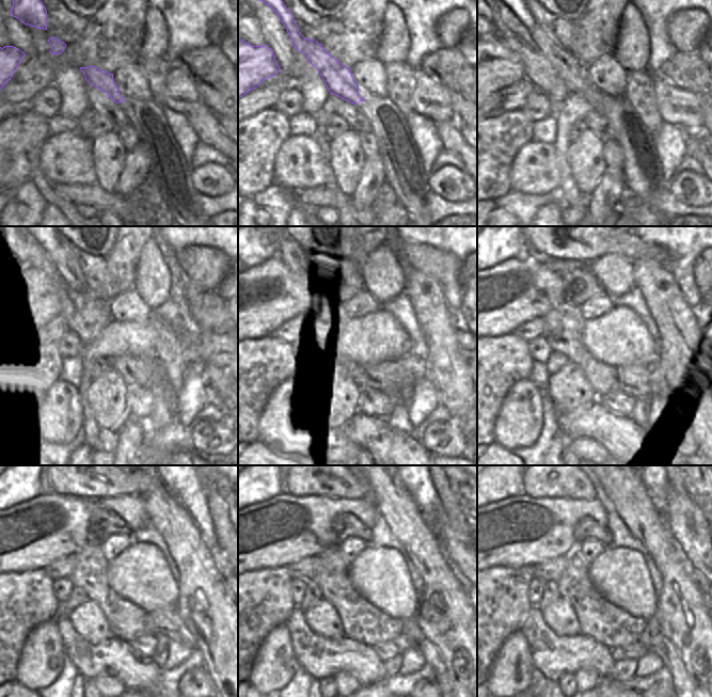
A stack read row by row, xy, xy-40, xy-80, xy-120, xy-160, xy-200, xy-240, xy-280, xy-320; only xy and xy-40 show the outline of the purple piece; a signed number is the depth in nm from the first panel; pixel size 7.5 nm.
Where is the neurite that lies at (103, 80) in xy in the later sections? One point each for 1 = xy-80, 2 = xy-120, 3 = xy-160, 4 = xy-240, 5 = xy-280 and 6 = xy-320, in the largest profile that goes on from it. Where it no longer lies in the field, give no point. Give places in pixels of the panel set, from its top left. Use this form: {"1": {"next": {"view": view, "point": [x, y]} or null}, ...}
{"1": {"next": {"view": "xy-80", "point": [574, 74]}}, "2": {"next": {"view": "xy-120", "point": [52, 248]}}, "3": {"next": {"view": "xy-160", "point": [259, 299]}}, "4": {"next": {"view": "xy-240", "point": [31, 535]}}, "5": {"next": {"view": "xy-280", "point": [277, 533]}}, "6": {"next": {"view": "xy-320", "point": [519, 531]}}}

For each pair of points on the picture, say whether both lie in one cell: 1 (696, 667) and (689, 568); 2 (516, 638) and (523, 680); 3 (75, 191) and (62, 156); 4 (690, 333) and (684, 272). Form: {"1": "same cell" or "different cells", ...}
{"1": "different cells", "2": "same cell", "3": "different cells", "4": "different cells"}

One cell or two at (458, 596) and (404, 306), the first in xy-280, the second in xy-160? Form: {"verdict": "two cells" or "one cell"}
{"verdict": "two cells"}

